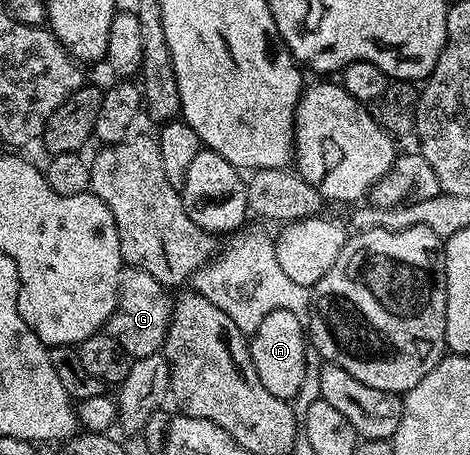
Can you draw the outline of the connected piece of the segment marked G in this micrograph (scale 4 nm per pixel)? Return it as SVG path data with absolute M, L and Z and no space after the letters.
M126 266L121 273L121 293L117 297L117 309L107 324L108 334L115 336L119 345L123 345L125 352L133 359L151 357L164 348L169 320L172 318L173 299L165 284L143 269Z

